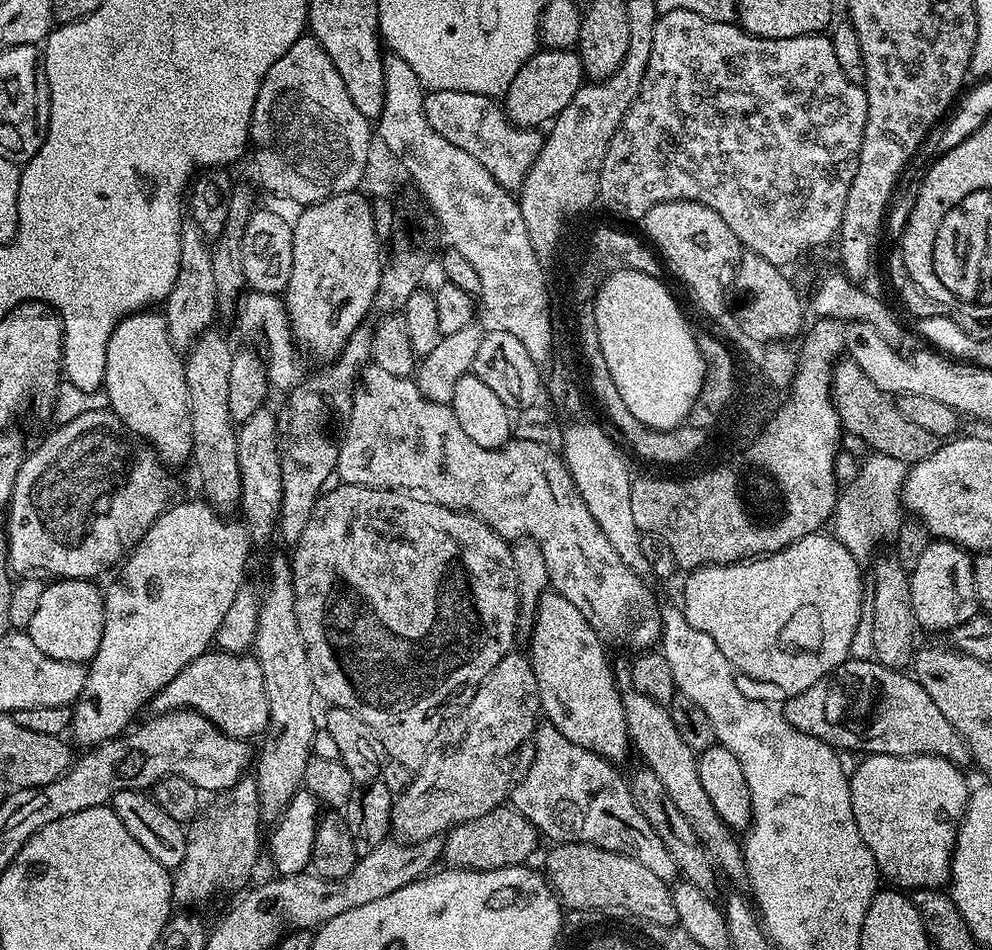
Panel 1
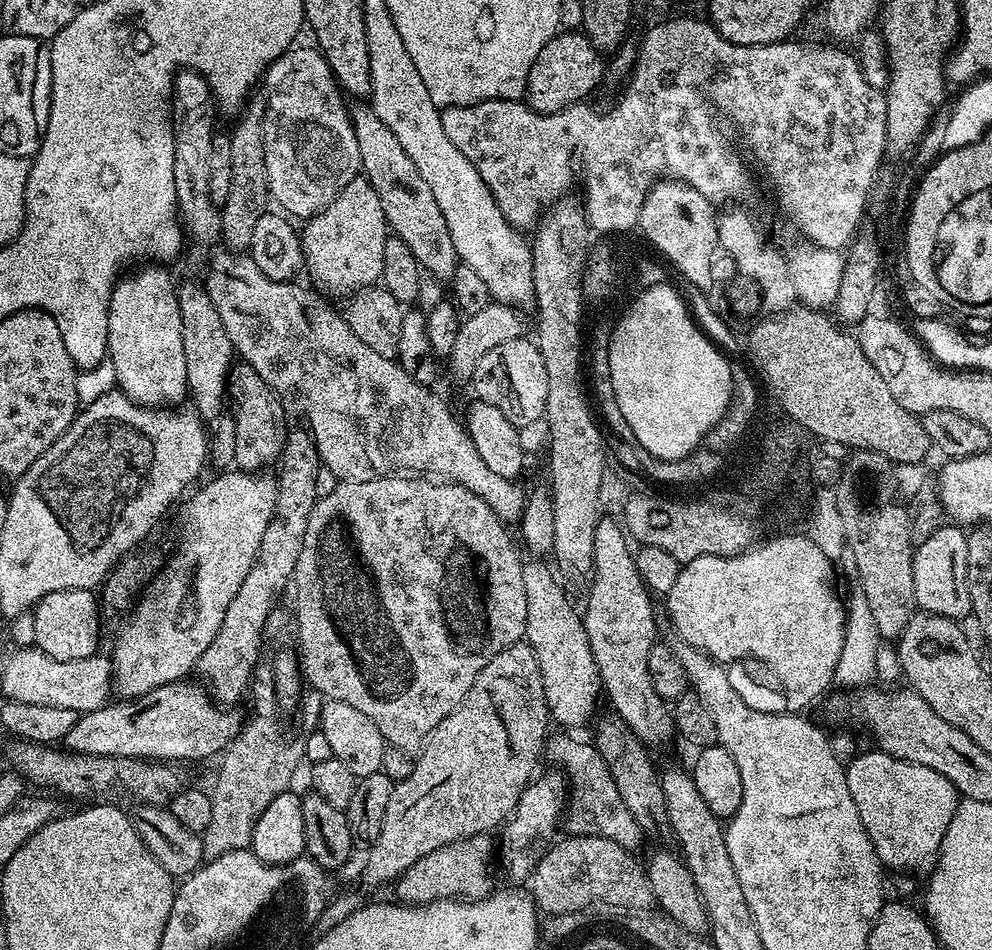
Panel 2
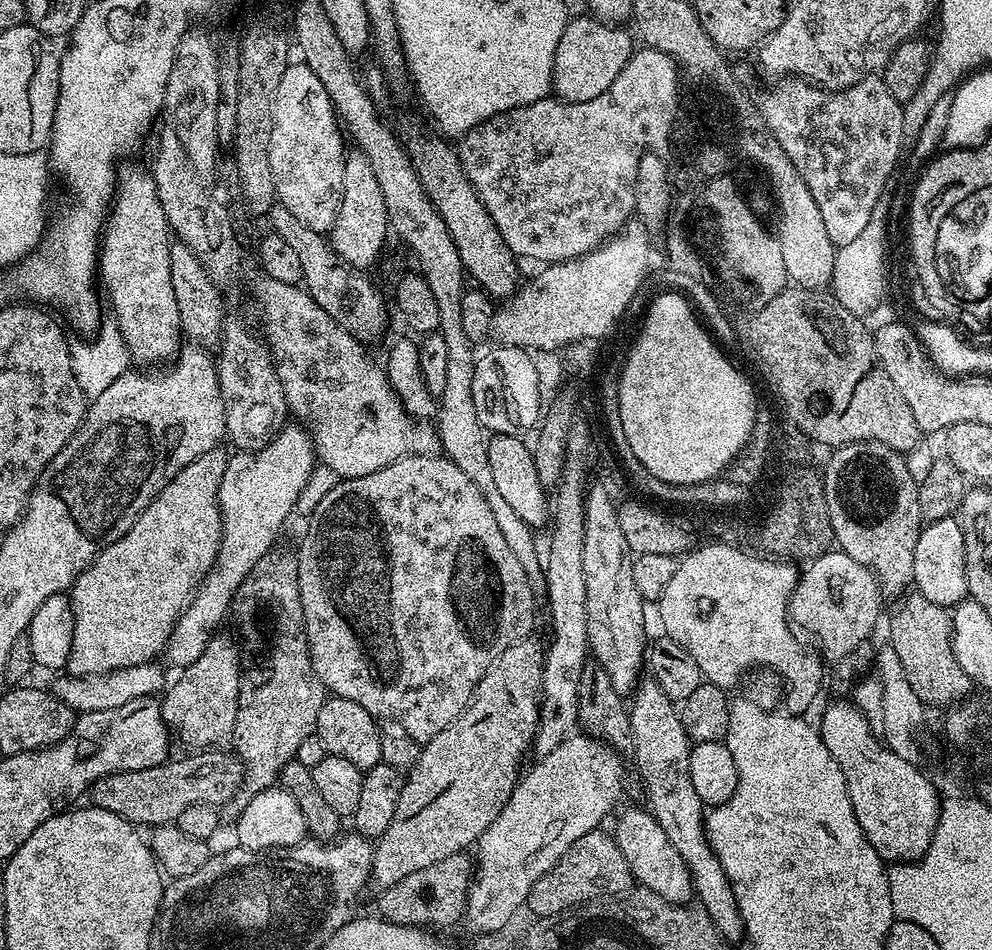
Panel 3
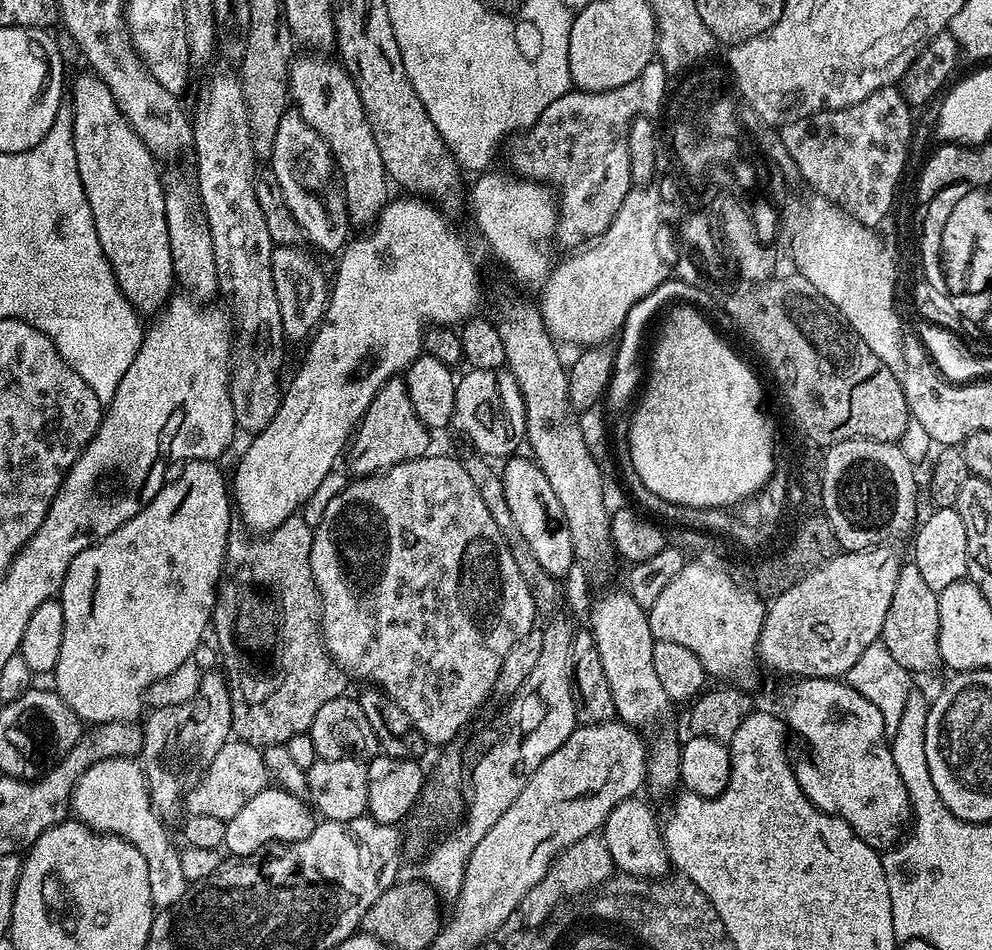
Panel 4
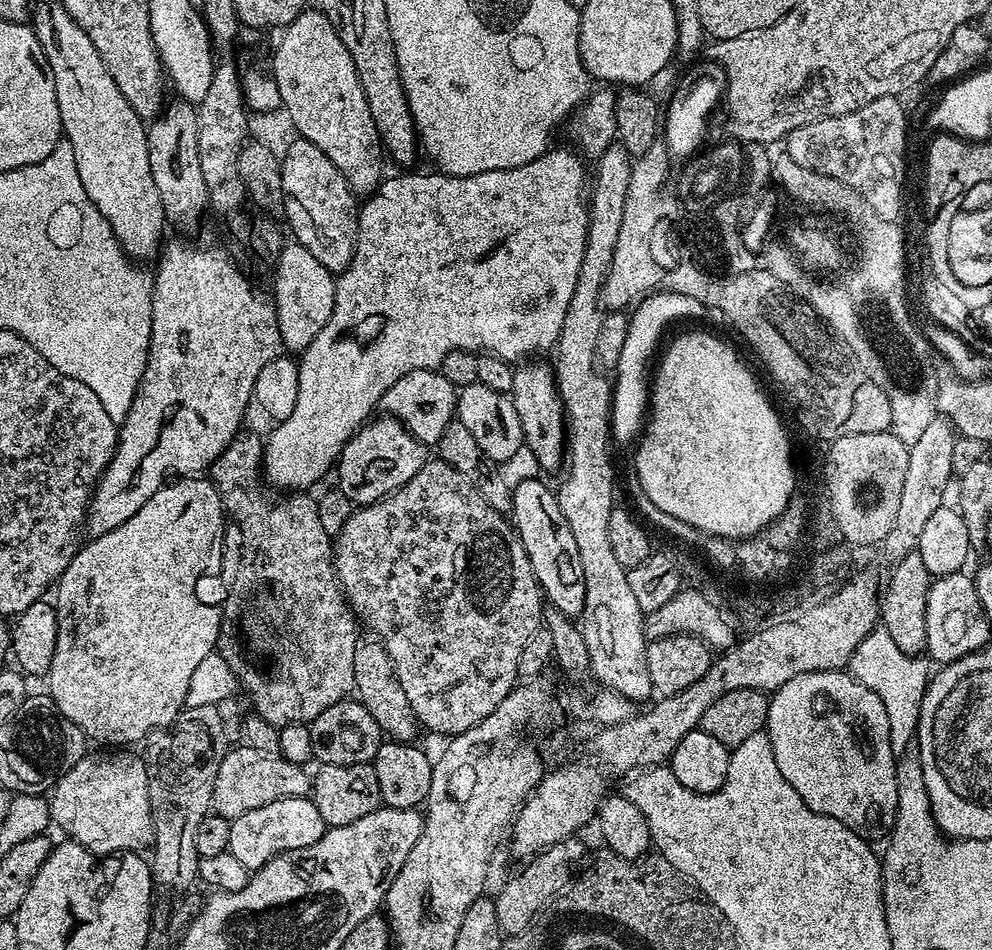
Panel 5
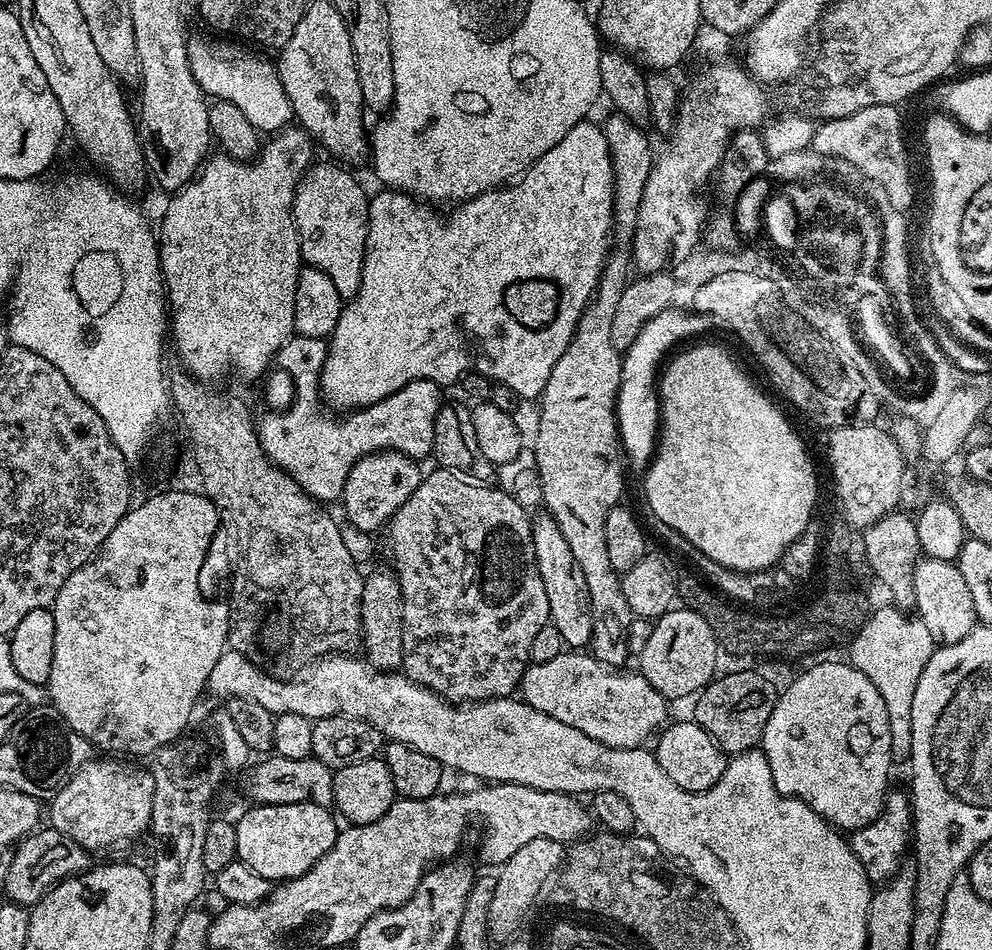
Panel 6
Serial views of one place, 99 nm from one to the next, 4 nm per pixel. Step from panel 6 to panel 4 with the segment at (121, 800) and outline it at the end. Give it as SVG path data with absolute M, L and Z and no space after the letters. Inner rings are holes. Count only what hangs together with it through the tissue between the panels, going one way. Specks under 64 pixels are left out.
M104 759L90 766L75 784L70 808L88 828L120 836L139 850L147 862L151 900L157 909L168 908L182 898L190 882L182 871L179 849L172 848L167 825L152 808L143 767L135 759Z

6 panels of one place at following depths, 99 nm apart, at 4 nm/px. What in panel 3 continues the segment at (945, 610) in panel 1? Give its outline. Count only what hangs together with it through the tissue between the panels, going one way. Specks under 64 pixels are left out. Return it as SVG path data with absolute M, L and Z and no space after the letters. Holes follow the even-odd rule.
M956 518L925 523L920 530L918 546L914 546L912 584L921 596L949 610L969 599L966 582L966 550L962 542L960 521Z

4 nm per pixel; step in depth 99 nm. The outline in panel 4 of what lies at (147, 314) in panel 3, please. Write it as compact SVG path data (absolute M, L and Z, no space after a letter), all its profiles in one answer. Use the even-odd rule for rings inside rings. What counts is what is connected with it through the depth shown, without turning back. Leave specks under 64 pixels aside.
M95 74L87 75L78 77L70 84L74 158L78 158L78 178L82 178L82 190L86 190L90 214L94 214L94 230L98 230L98 242L102 242L102 250L114 270L114 278L122 294L137 312L156 314L168 303L174 292L174 262L170 258L170 234L166 230L162 168L146 142L134 134L122 110L118 110L114 94L110 94L106 82L102 82Z

